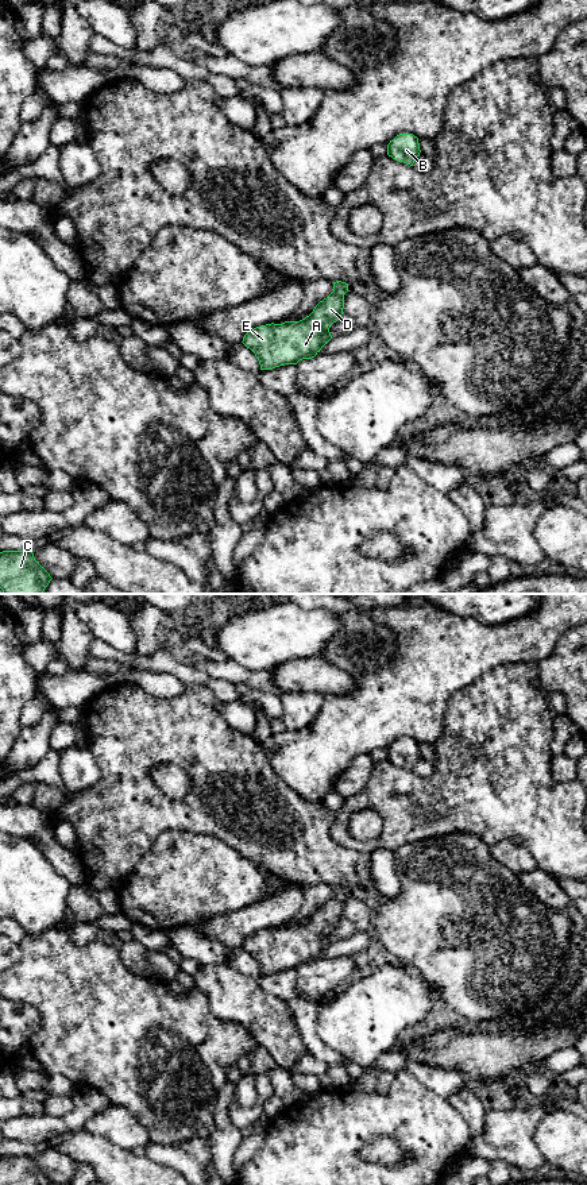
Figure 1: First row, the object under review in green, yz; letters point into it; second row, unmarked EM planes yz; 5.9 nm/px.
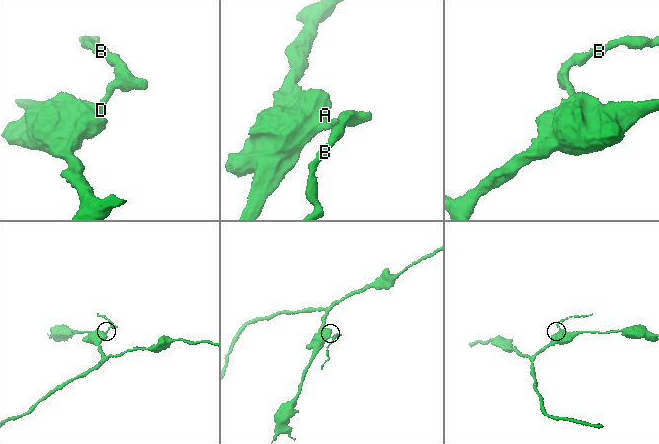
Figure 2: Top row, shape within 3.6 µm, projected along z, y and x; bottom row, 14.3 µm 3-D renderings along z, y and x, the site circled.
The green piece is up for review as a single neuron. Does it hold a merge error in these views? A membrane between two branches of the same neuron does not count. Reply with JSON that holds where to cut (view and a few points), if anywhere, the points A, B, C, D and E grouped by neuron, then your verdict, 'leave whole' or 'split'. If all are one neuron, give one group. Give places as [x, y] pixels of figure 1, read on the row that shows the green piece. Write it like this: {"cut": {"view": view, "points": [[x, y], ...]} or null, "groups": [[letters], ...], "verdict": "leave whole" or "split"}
{"cut": null, "groups": [["A", "B", "C", "D", "E"]], "verdict": "leave whole"}

